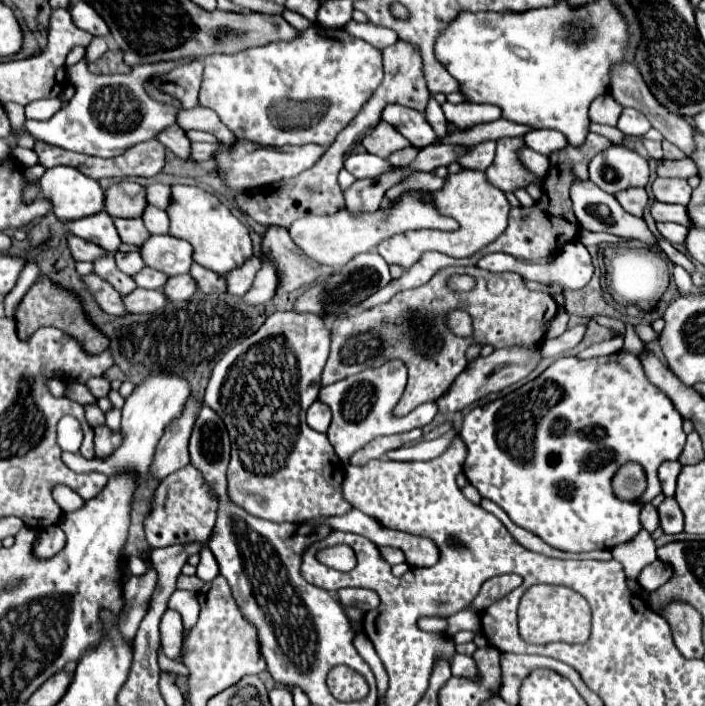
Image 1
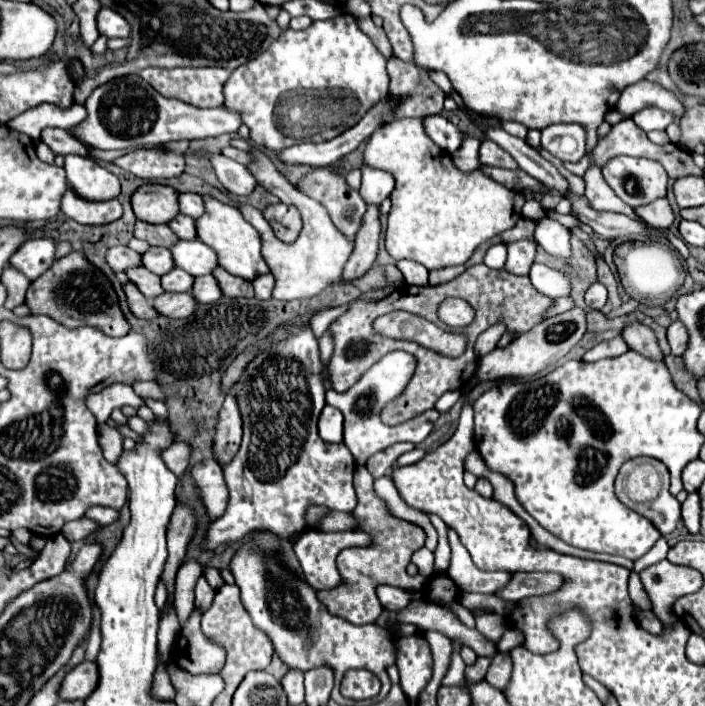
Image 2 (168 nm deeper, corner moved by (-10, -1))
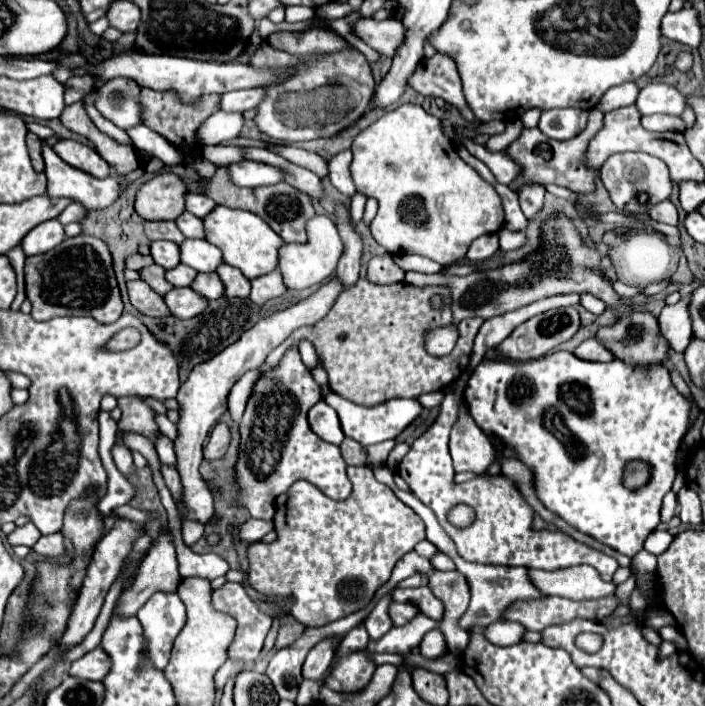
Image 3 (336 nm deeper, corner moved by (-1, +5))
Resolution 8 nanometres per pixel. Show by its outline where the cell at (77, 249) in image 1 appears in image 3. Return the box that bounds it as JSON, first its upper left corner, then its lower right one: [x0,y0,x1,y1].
[125,254,153,270]

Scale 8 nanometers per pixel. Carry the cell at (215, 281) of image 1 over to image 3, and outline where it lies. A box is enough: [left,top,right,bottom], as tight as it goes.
[217,264,251,298]

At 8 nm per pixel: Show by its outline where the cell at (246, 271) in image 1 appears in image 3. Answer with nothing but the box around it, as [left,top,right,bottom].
[249,270,287,304]

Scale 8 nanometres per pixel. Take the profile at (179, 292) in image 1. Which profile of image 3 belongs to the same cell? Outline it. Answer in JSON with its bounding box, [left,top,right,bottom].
[191,272,223,300]

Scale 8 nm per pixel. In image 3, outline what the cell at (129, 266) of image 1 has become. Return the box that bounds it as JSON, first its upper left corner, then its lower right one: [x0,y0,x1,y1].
[151,242,179,270]

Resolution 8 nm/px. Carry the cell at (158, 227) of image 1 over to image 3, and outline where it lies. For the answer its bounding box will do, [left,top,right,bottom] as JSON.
[175,212,203,238]

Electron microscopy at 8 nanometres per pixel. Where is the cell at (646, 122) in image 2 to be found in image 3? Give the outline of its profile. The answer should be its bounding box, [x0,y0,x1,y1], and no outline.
[635,84,685,116]

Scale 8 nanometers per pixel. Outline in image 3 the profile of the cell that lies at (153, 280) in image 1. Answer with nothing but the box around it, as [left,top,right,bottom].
[165,264,197,286]

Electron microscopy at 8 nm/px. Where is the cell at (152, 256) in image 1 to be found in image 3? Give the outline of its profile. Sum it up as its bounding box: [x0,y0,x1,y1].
[179,238,223,272]

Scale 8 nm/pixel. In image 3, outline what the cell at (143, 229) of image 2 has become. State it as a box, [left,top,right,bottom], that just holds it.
[145,222,185,244]

